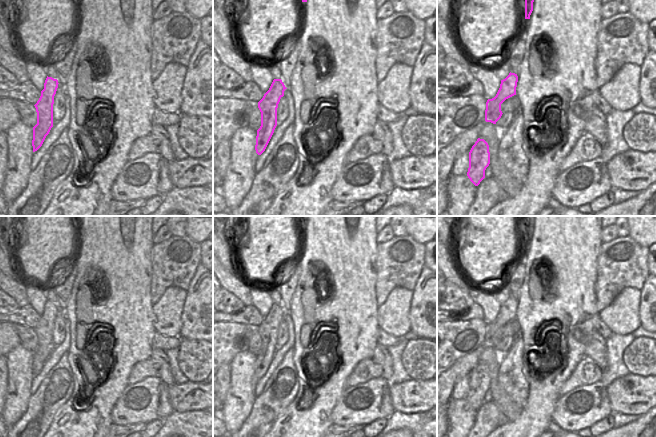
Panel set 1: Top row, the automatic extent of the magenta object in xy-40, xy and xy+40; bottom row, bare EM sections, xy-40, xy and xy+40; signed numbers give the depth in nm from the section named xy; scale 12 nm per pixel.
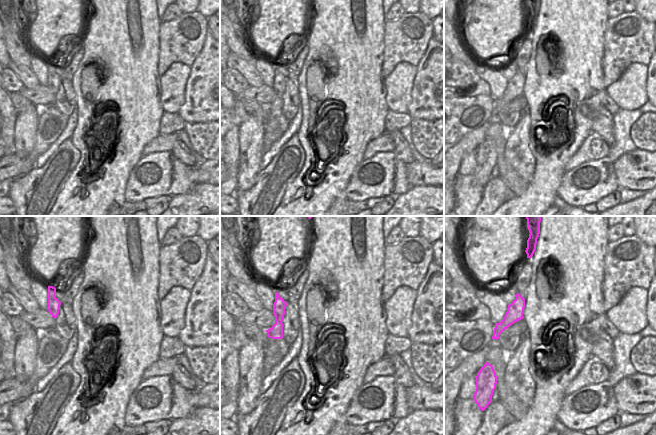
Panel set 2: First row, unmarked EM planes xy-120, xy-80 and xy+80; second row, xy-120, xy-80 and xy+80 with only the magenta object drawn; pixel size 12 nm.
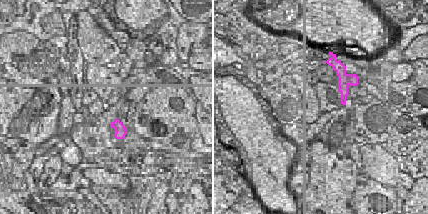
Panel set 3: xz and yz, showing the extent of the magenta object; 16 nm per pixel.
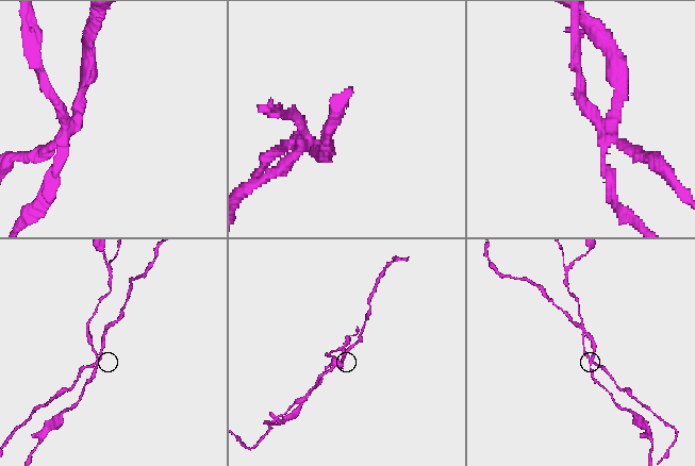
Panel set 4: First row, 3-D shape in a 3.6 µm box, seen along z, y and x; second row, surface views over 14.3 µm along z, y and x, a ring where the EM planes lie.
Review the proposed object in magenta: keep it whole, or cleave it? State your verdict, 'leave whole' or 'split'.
split

